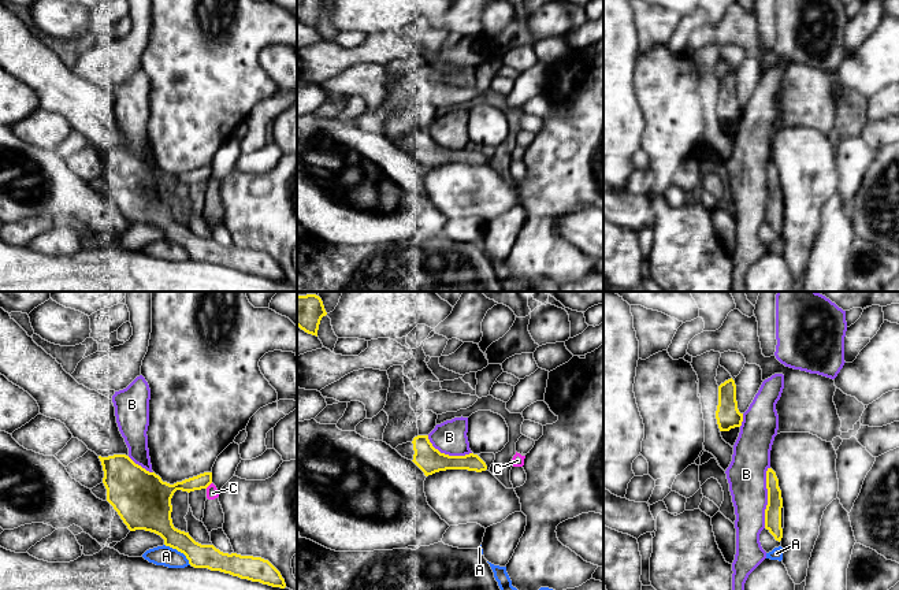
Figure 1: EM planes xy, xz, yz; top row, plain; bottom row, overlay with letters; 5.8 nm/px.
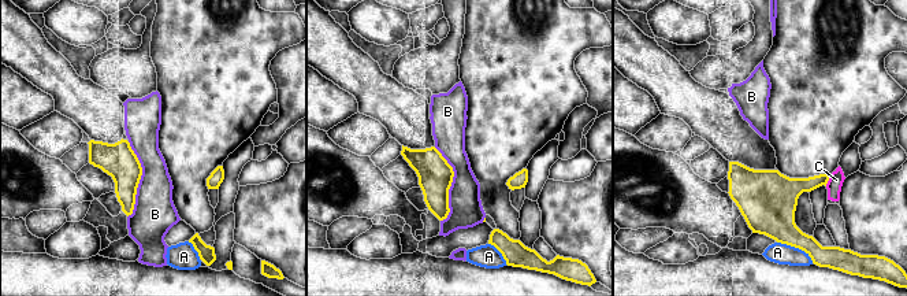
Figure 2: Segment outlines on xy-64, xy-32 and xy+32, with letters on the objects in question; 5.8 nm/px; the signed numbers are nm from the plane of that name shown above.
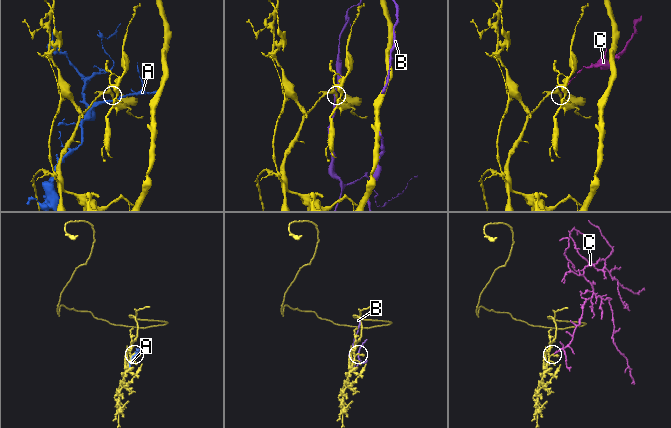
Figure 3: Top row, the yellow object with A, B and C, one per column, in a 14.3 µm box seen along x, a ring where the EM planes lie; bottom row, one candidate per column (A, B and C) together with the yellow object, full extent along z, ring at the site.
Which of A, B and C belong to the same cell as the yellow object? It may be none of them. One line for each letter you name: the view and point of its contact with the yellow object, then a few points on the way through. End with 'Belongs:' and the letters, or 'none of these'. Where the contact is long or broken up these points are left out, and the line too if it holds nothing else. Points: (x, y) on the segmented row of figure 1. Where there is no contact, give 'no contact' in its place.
Belongs: none of these

